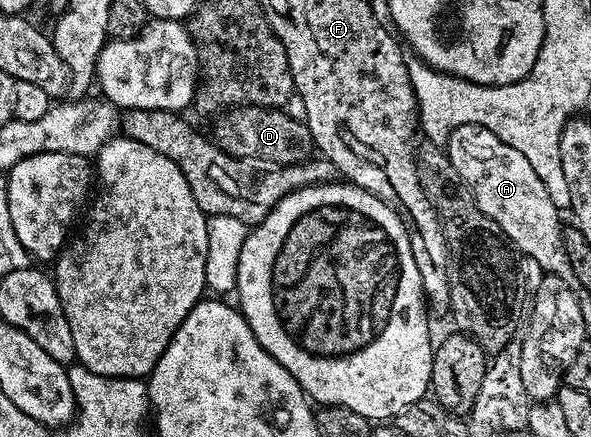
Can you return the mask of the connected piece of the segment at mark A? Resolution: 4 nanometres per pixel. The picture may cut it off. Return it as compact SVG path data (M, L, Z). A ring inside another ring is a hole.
M463 125L455 129L448 136L446 152L450 163L454 163L454 171L458 171L458 175L474 195L480 210L490 219L494 219L498 227L502 227L509 242L523 256L533 257L544 268L545 274L561 277L567 285L575 286L574 271L570 271L570 259L566 259L564 234L562 224L560 225L561 210L557 209L556 204L550 199L542 179L538 179L538 174L534 172L534 167L530 167L530 159L526 159L522 151L510 147L510 143L498 139L494 131L486 131L486 127L481 125Z

